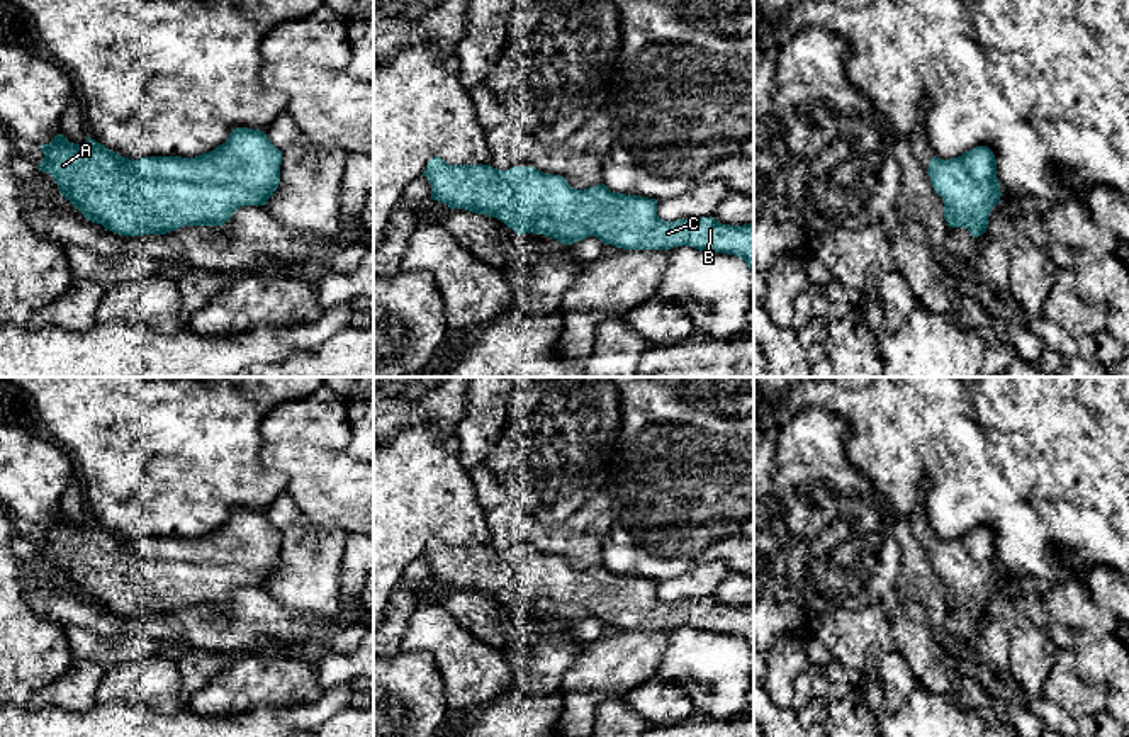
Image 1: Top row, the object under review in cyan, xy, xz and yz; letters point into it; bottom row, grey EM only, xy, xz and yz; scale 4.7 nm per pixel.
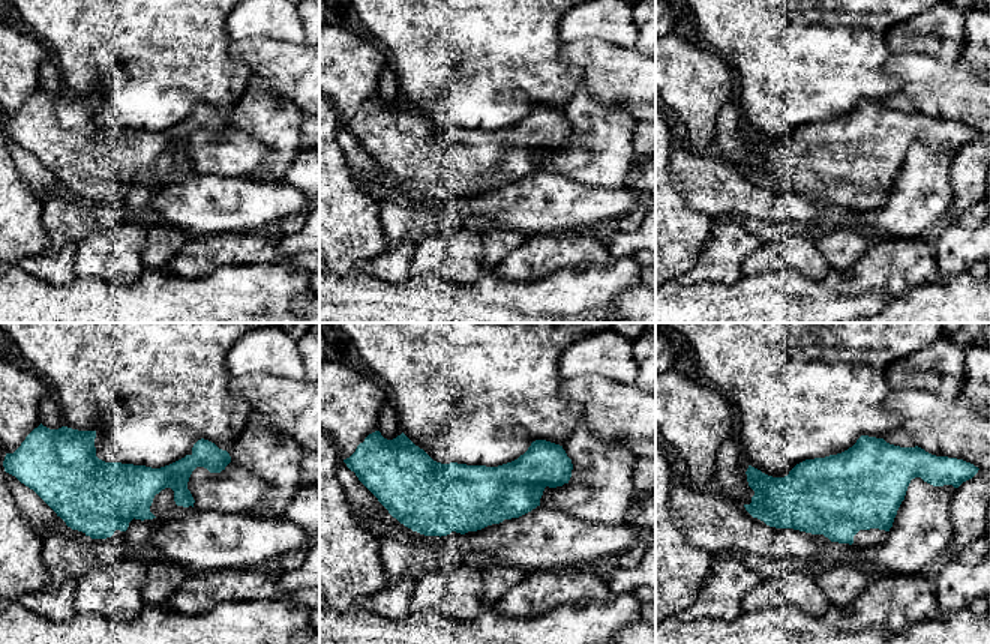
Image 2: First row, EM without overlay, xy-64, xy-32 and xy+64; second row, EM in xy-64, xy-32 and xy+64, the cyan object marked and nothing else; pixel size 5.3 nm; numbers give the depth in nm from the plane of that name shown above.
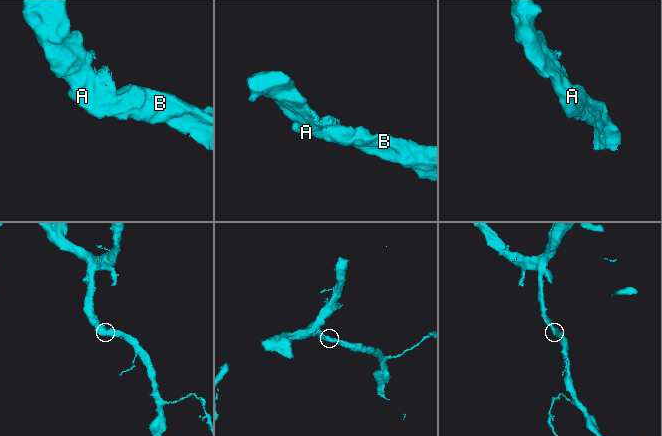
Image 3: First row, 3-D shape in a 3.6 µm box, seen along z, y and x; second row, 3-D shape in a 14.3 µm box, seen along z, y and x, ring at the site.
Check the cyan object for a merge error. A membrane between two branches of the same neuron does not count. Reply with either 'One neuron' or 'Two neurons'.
One neuron

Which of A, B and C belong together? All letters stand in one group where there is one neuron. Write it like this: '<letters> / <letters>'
A B C

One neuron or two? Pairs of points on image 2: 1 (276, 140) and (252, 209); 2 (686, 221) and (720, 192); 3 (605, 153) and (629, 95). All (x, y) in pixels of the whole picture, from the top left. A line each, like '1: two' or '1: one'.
1: two
2: two
3: two

